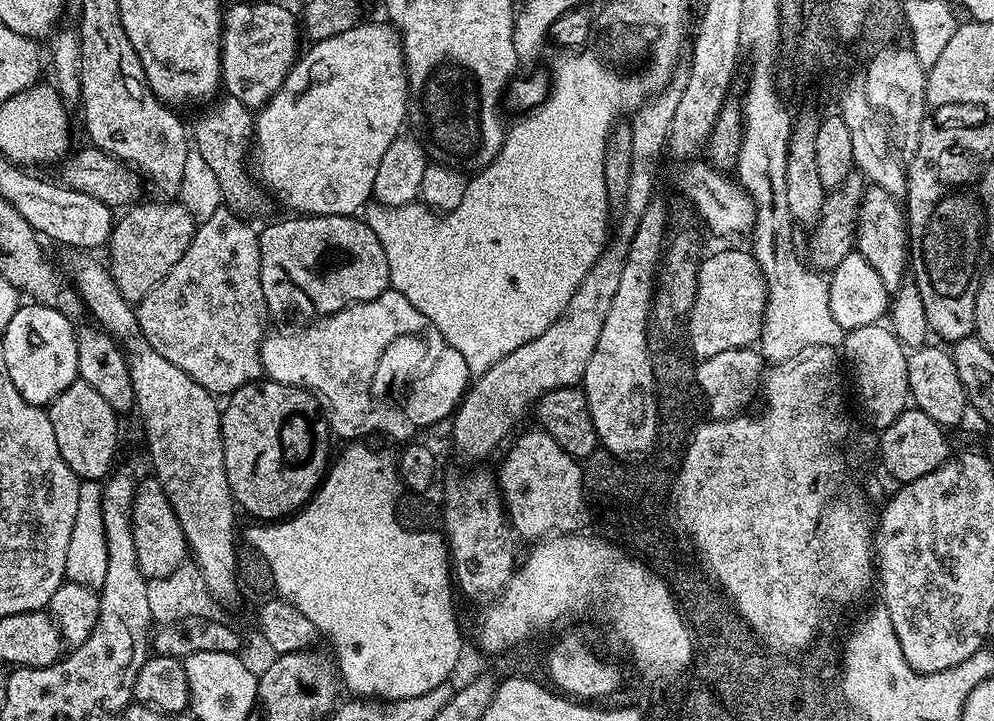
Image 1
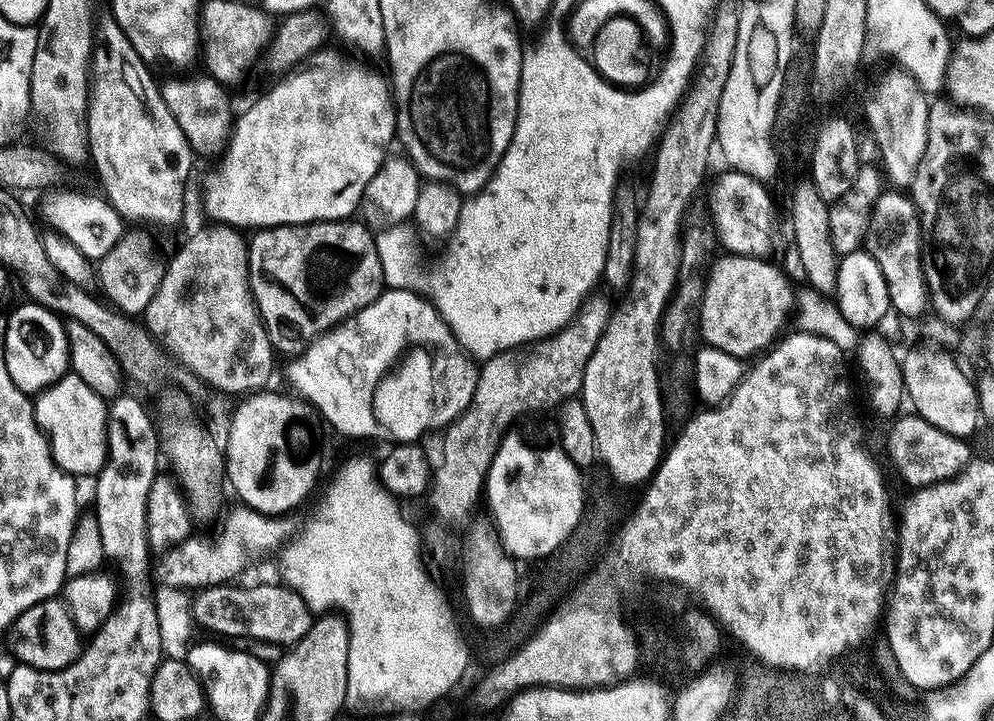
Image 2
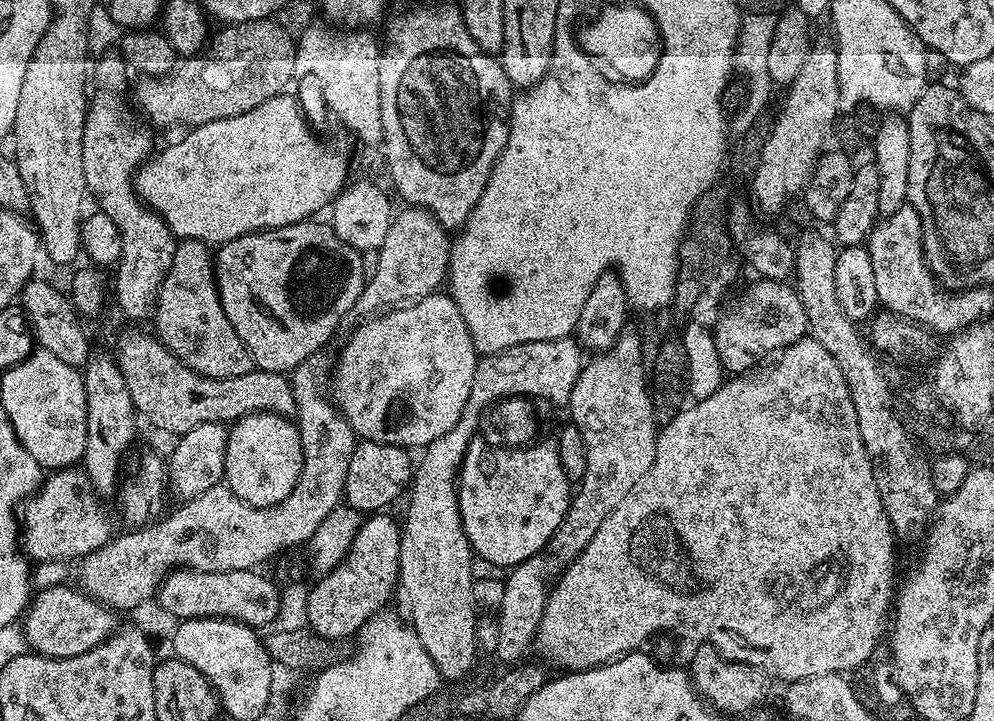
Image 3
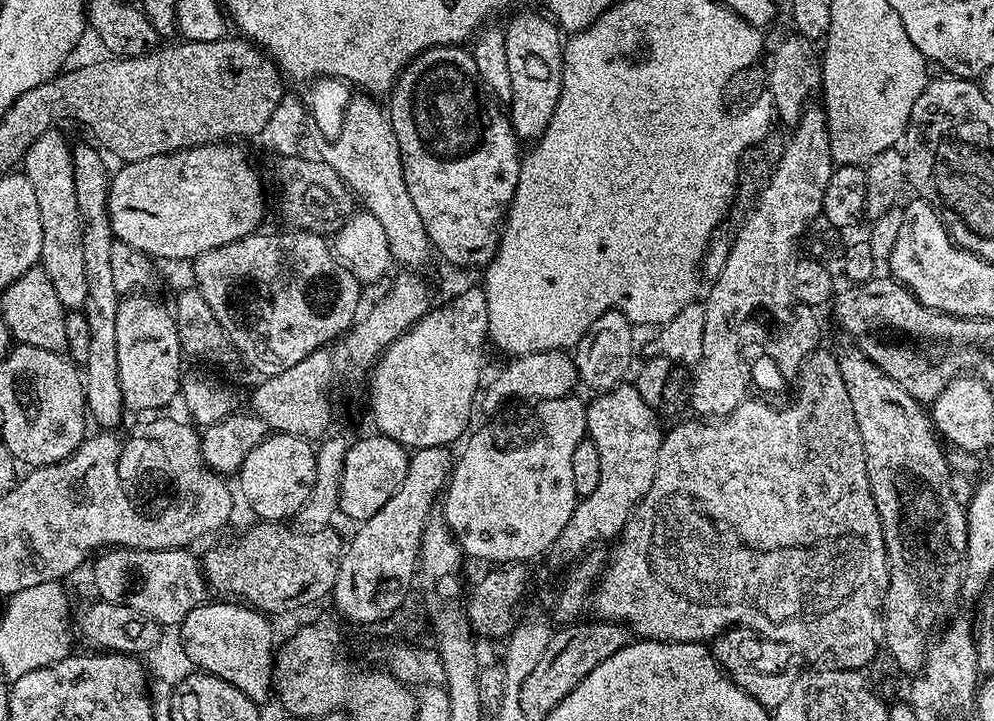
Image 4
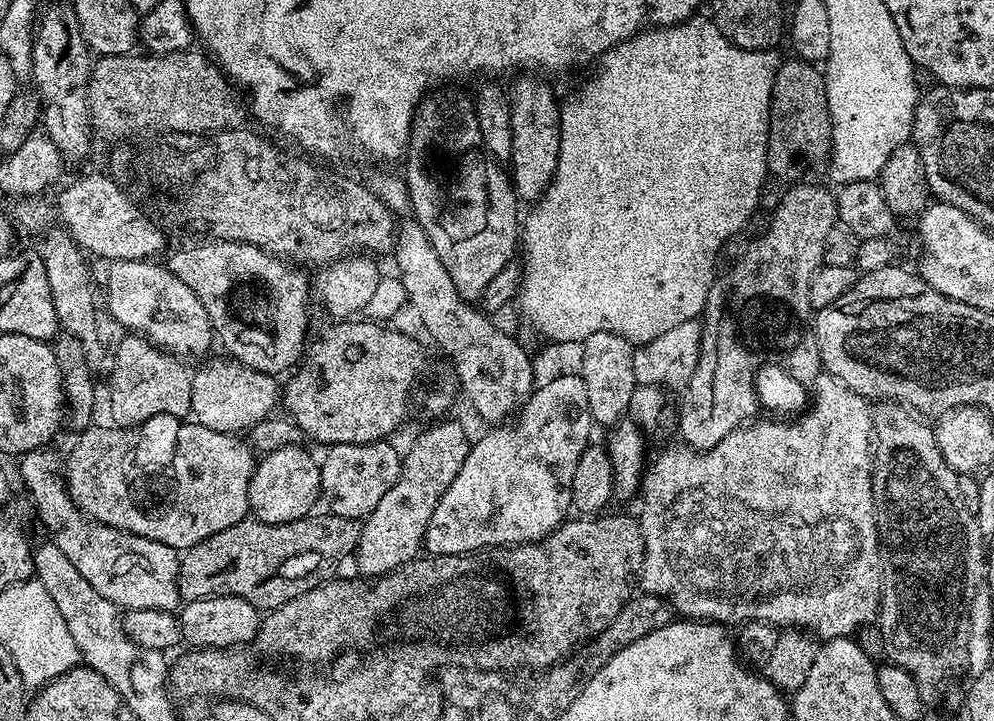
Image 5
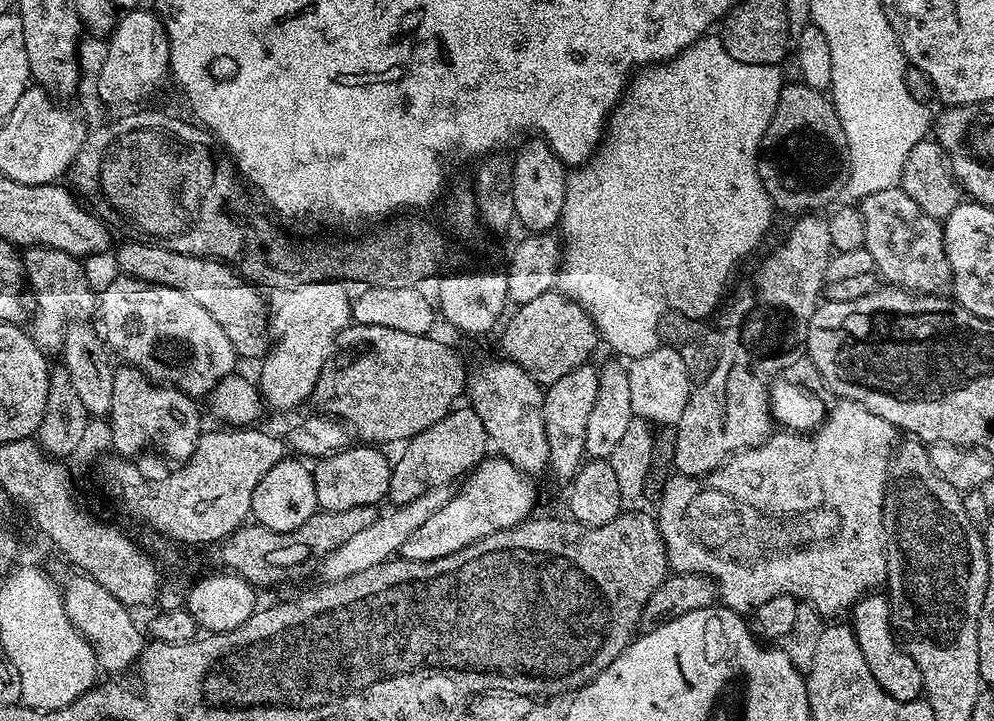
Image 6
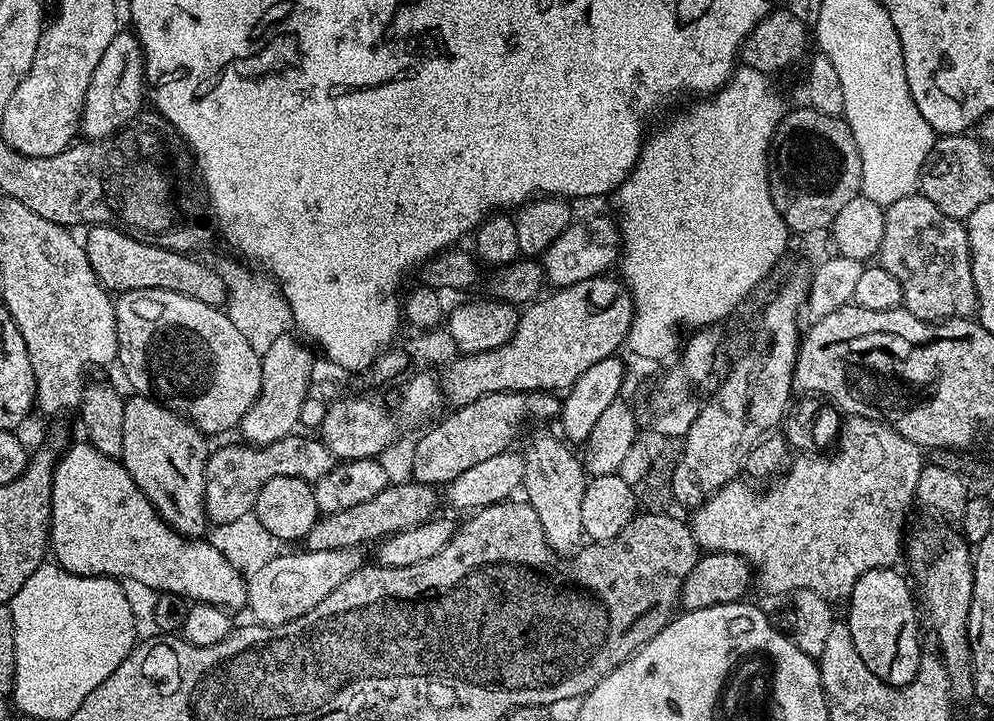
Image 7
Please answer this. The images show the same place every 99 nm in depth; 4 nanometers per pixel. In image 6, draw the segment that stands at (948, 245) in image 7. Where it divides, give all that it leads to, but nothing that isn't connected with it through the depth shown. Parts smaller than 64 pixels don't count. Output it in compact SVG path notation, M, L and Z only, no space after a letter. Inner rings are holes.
M898 186L878 190L878 194L859 201L858 209L865 227L863 247L870 258L874 258L875 271L881 277L884 275L889 285L921 294L940 294L951 285L952 271L946 258L943 223L930 218L910 194Z

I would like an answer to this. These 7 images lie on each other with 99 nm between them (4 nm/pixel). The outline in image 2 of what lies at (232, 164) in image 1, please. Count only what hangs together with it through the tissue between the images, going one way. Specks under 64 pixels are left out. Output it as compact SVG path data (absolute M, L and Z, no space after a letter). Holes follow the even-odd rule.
M201 74L192 76L189 80L168 80L159 85L162 94L162 102L174 114L174 122L186 134L188 144L193 153L208 156L211 152L223 153L228 137L234 127L234 111L232 104L228 101L225 85L218 83L213 76Z

